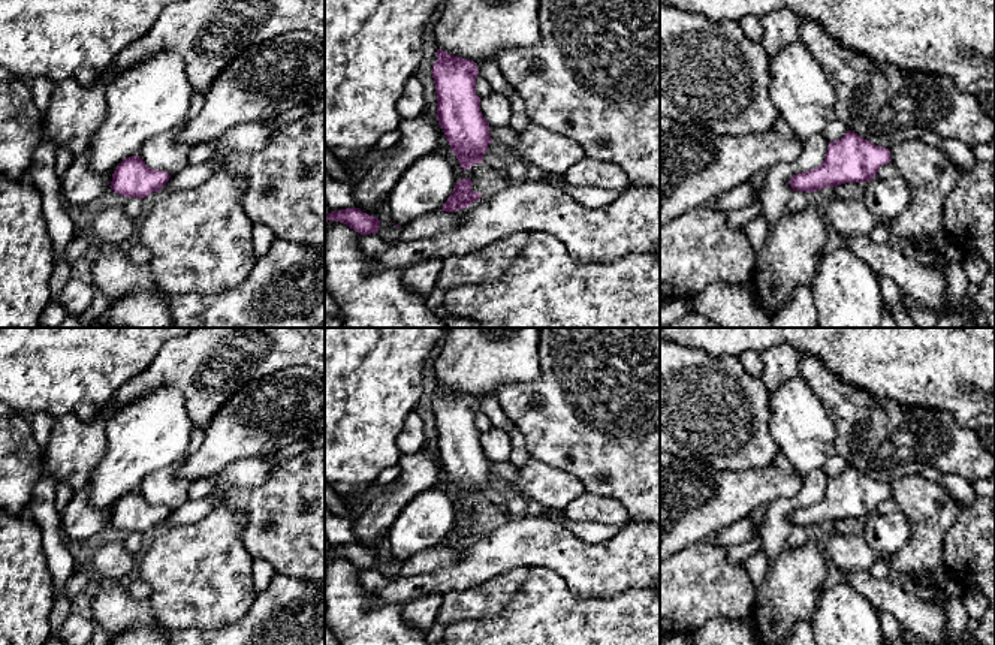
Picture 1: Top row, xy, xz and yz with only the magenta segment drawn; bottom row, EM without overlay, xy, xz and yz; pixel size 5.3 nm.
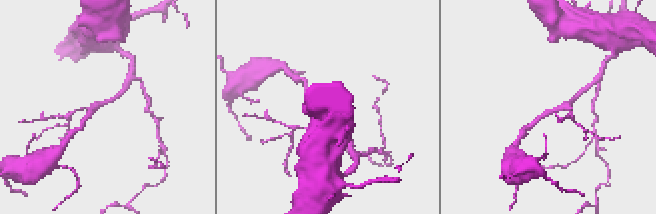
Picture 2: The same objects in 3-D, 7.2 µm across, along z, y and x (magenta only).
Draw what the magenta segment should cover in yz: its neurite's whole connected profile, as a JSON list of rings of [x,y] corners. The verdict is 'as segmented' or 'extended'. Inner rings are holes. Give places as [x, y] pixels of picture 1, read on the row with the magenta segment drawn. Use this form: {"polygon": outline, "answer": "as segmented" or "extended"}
{"polygon": [[[848,130],[841,139],[829,142],[824,162],[818,168],[793,175],[789,184],[793,192],[809,193],[845,183],[866,183],[889,162],[889,148]]], "answer": "as segmented"}

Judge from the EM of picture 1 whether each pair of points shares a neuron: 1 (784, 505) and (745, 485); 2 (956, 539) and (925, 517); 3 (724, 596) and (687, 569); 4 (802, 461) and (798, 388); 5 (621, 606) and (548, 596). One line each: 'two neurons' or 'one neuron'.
1: two neurons
2: two neurons
3: one neuron
4: one neuron
5: one neuron

